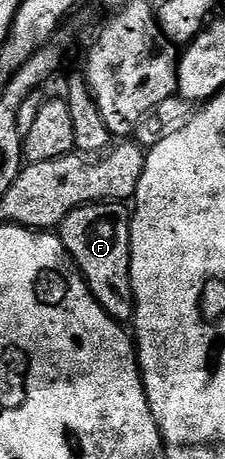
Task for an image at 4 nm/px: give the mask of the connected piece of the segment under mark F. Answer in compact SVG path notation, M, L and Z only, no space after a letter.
M97 203L83 205L58 227L60 242L72 257L80 274L88 282L94 299L115 321L128 323L136 311L136 296L132 290L132 248L130 247L129 210L120 203Z

